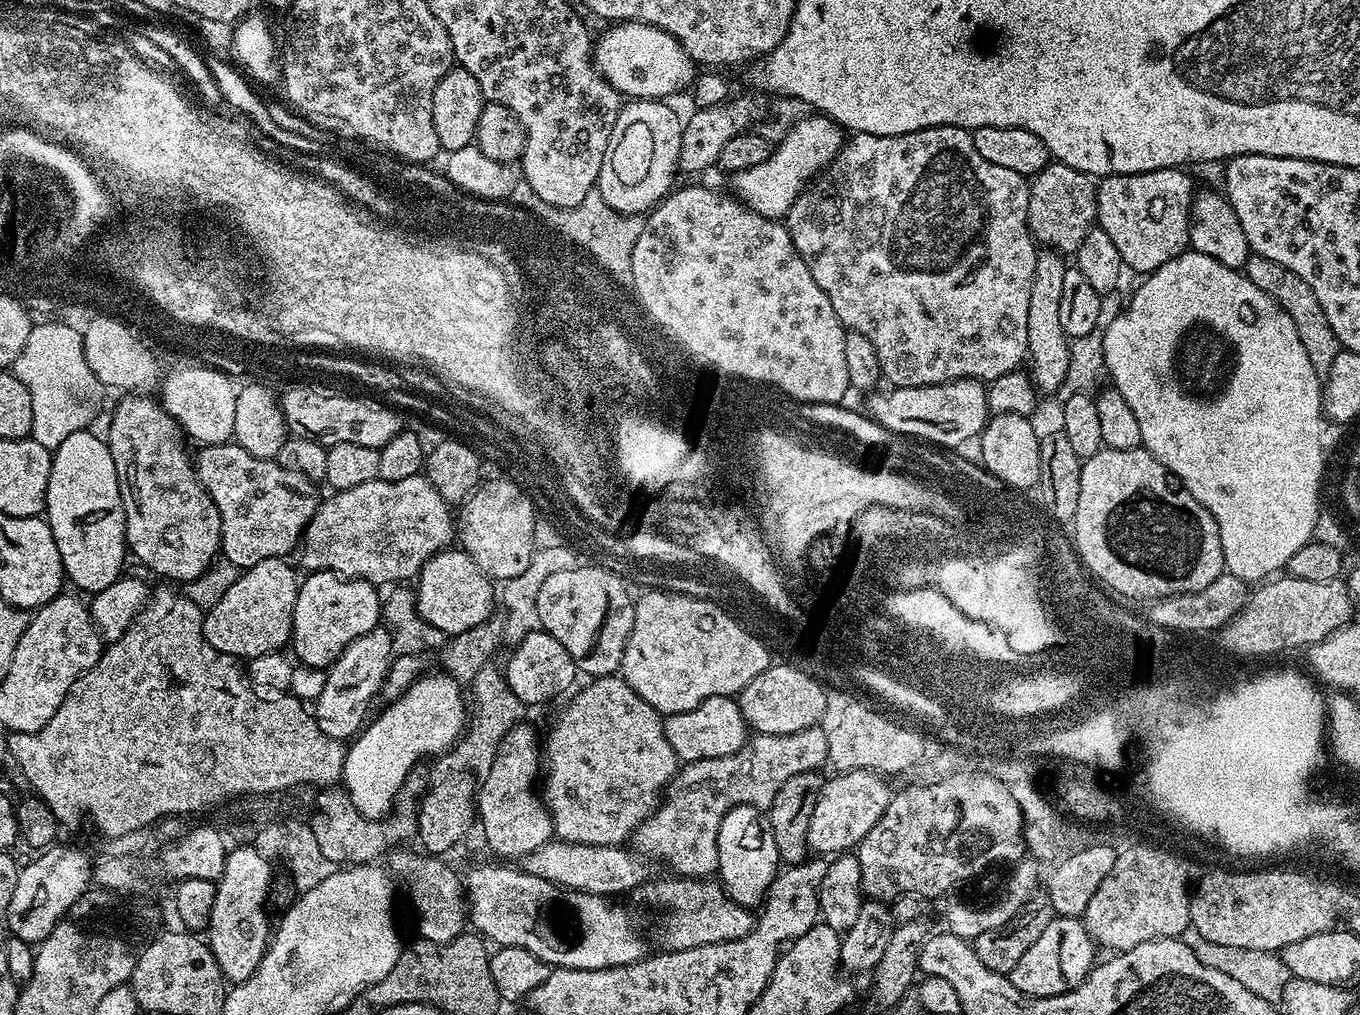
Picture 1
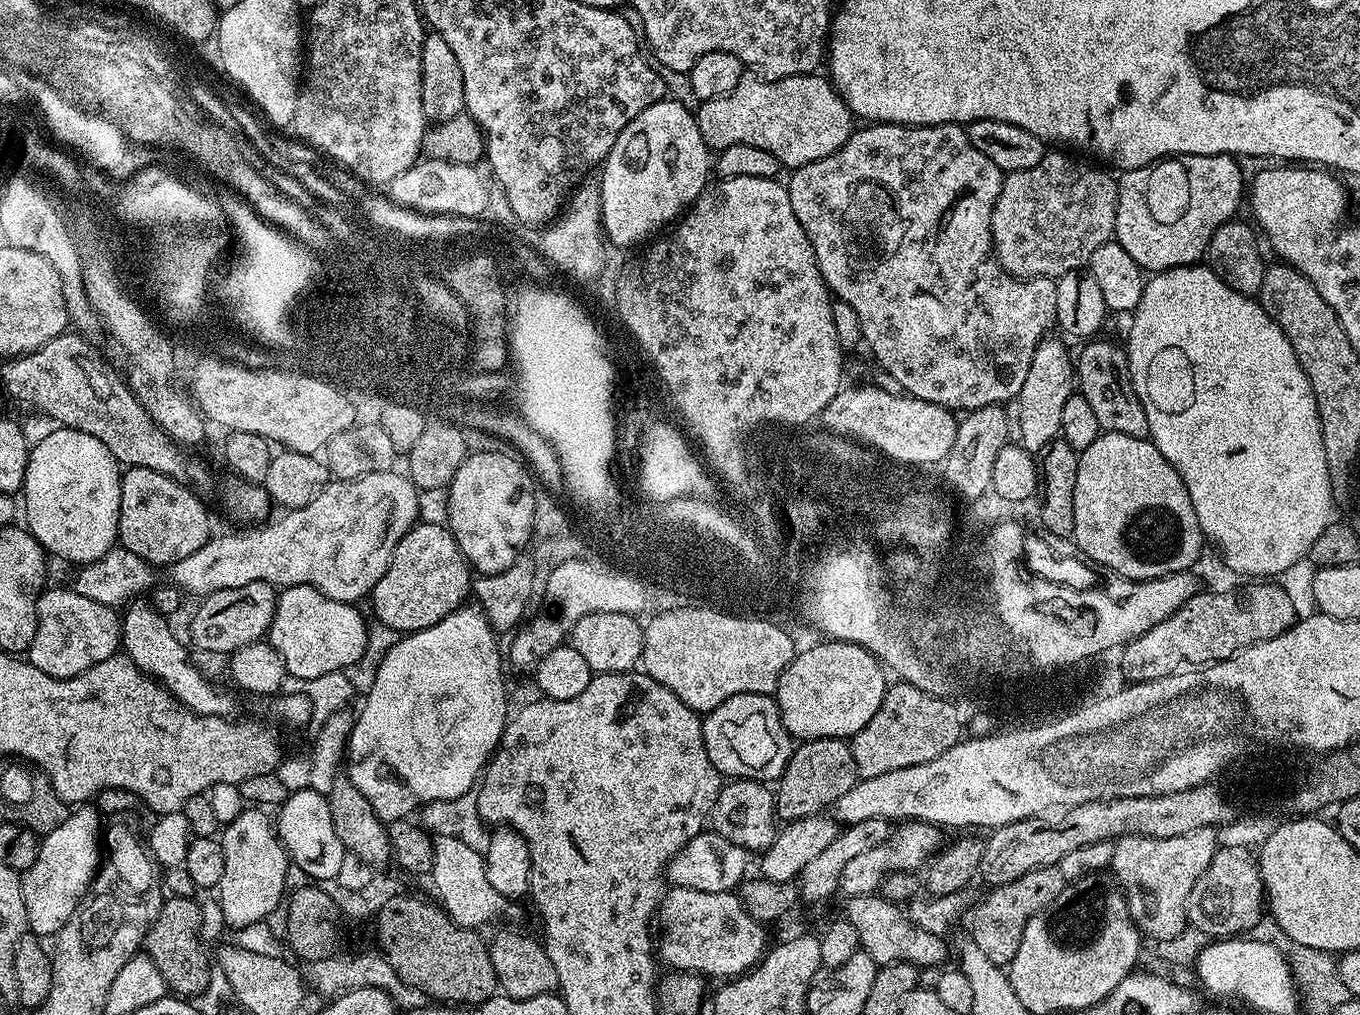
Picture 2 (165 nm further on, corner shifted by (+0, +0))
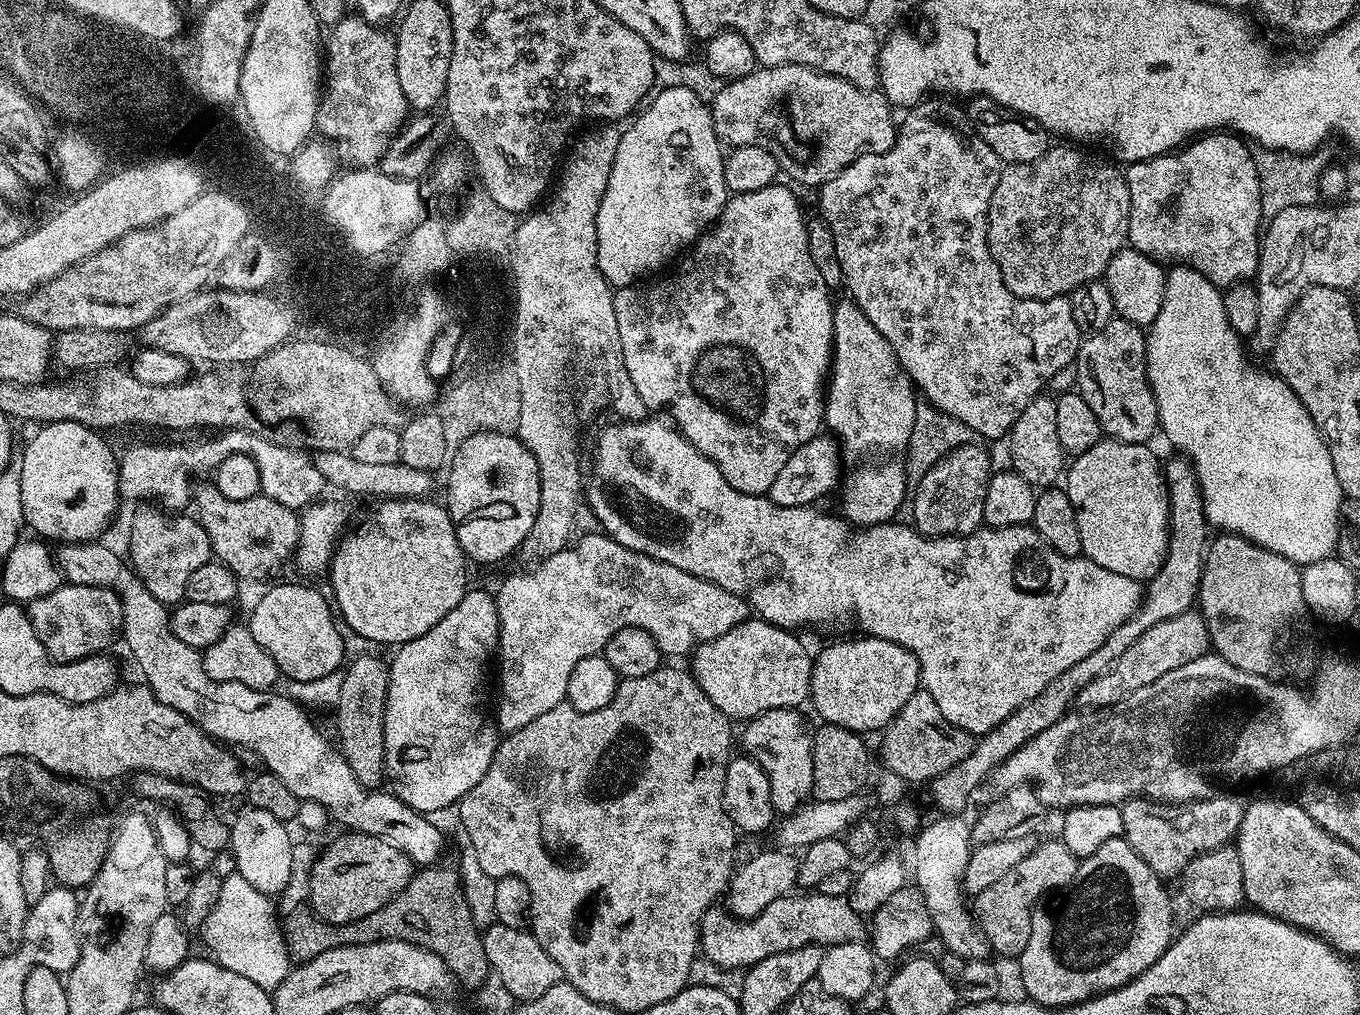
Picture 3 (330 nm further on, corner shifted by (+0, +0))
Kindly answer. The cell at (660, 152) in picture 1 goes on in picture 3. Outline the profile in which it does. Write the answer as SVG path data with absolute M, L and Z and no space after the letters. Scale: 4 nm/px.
M676 84L673 88L664 88L660 93L658 92L647 101L647 104L649 103L648 109L646 109L646 104L643 111L631 121L633 124L628 129L626 127L623 129L618 142L618 154L614 154L614 166L610 170L610 182L606 182L606 194L602 194L602 206L598 206L598 218L596 219L596 233L598 234L596 261L600 267L600 273L608 279L608 283L613 289L631 288L633 284L659 273L661 271L659 268L667 260L673 259L672 261L675 261L685 249L695 244L696 239L704 235L720 219L720 212L724 209L724 203L728 201L730 195L726 186L726 178L724 177L725 153L722 151L720 139L717 138L716 131L712 125L711 107L694 89L687 88L684 84Z

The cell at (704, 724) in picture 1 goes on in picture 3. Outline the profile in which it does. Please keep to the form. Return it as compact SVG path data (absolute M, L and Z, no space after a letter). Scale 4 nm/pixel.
M779 708L763 712L761 716L755 716L753 720L747 721L744 728L739 729L738 744L745 753L751 756L766 770L770 782L770 794L772 795L772 806L777 813L787 814L796 811L801 804L812 796L812 779L814 778L814 758L812 757L812 733L813 725L808 725L808 720L803 716L803 711L795 708Z

